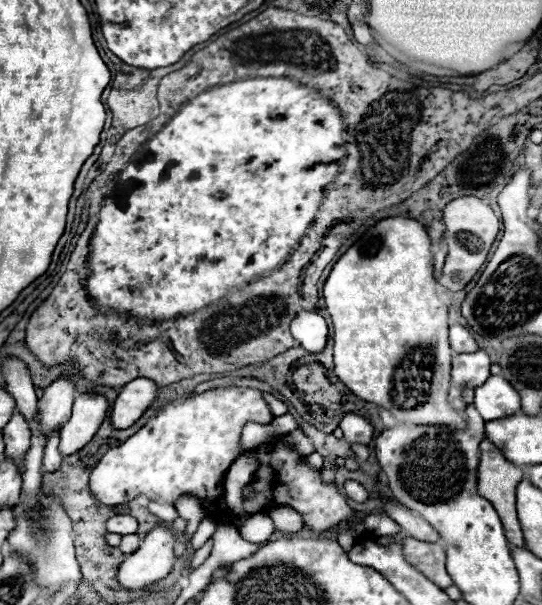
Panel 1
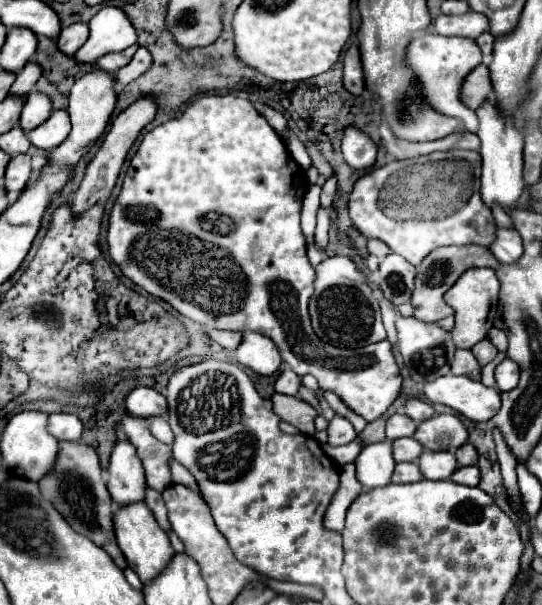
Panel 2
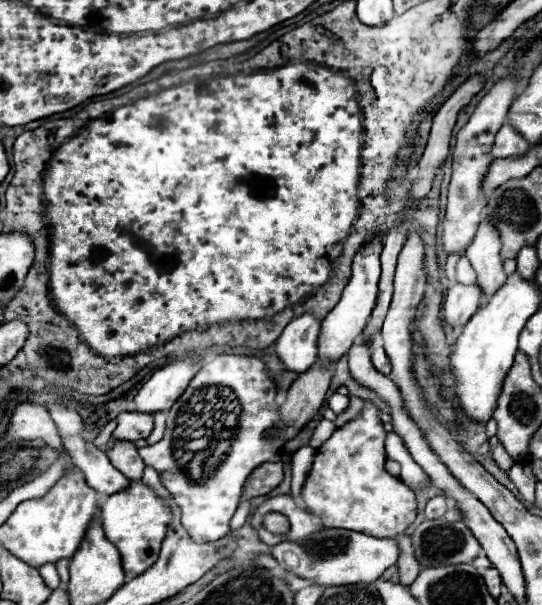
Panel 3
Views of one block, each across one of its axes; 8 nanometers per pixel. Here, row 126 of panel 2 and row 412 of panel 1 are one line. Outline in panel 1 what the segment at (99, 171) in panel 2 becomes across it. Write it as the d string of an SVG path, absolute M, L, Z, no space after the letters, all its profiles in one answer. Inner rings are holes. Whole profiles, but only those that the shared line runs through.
M136 378L128 382L112 404L112 412L110 412L112 424L118 430L130 428L146 412L146 408L154 404L156 392L158 386L148 378Z

